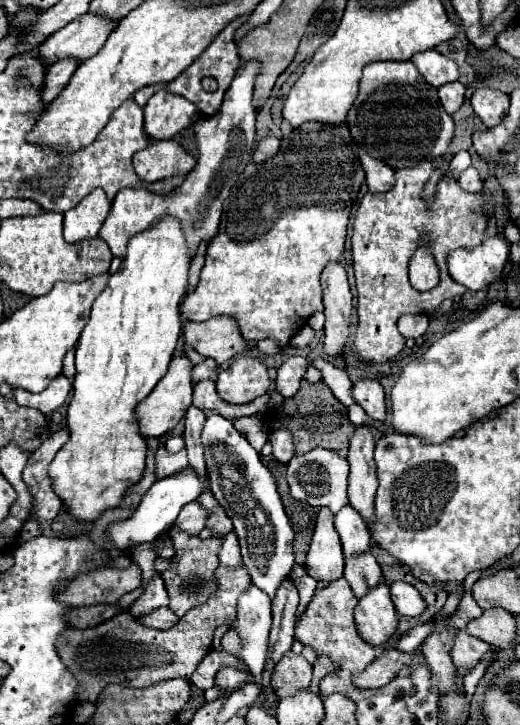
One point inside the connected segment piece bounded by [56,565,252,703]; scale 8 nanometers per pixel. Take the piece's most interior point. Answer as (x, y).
(123, 651)

